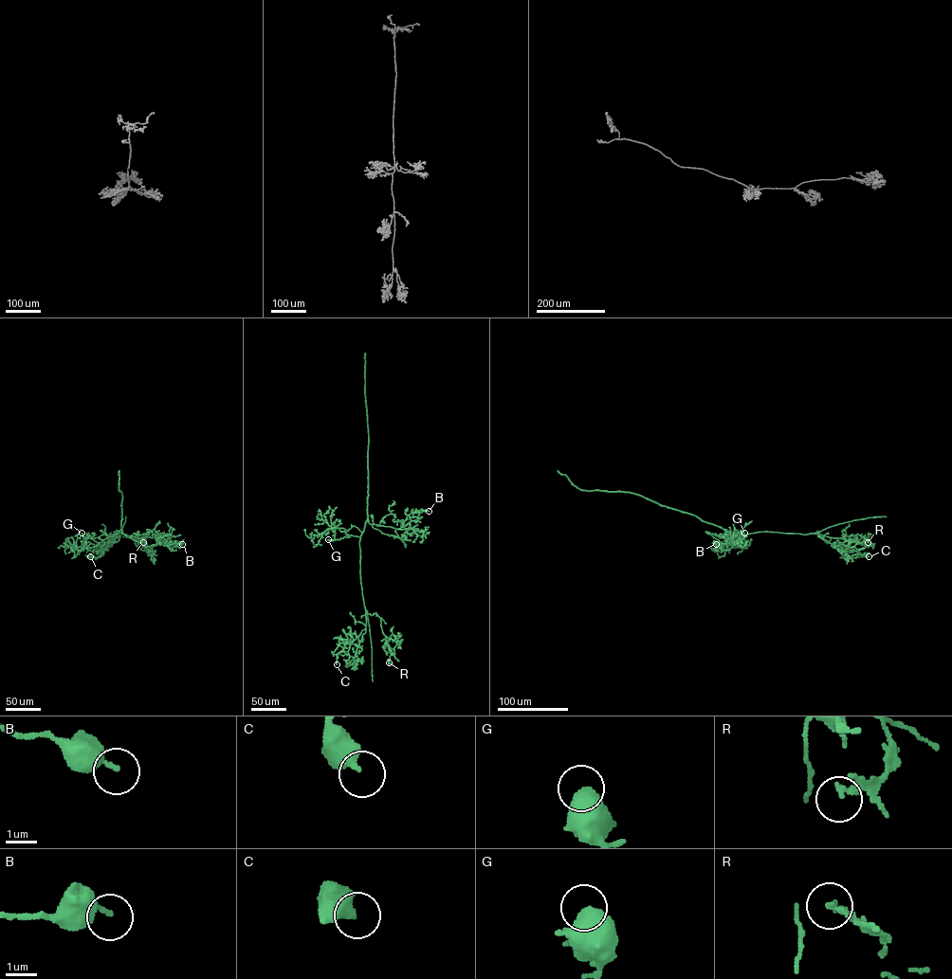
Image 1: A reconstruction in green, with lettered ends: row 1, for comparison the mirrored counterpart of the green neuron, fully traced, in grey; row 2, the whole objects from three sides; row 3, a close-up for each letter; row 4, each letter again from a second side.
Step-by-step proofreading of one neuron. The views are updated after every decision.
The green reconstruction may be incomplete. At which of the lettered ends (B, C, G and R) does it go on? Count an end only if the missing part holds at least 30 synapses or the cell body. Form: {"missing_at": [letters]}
{"missing_at": []}

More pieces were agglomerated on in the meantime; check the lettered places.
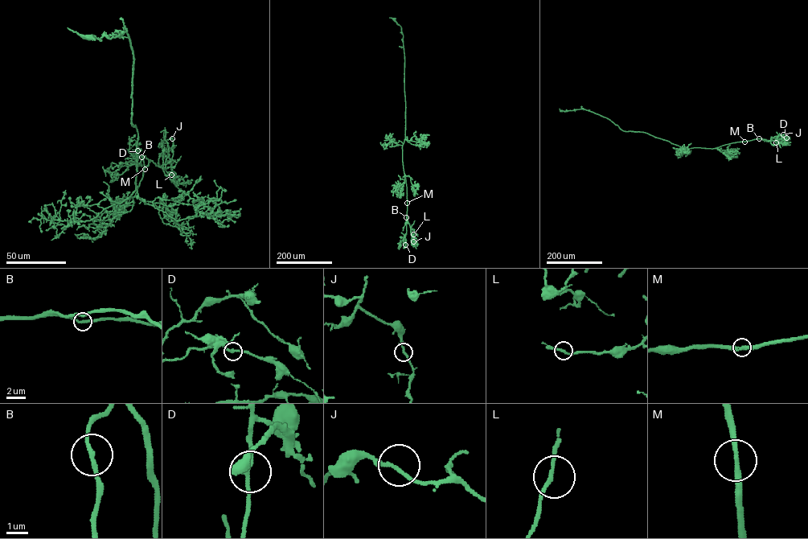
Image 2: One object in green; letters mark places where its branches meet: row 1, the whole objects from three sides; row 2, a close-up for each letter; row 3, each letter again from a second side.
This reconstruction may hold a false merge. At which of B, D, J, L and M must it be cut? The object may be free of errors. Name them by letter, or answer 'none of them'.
none of them

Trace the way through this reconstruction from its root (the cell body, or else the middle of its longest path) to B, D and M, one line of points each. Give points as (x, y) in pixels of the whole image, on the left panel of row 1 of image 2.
B: (88, 38), (111, 38), (126, 29), (133, 50), (137, 175), (136, 189), (123, 199), (137, 191), (141, 157)
D: (88, 38), (126, 29), (133, 50), (137, 175), (123, 199), (142, 178), (137, 150)
M: (88, 38), (126, 29), (137, 141), (136, 189), (123, 199), (135, 195), (145, 168)

